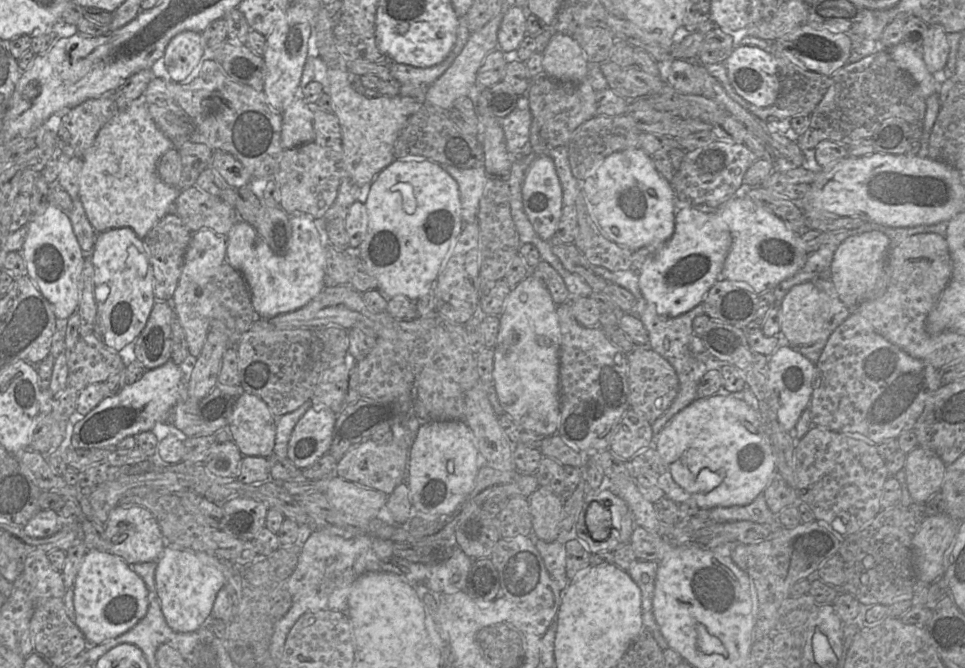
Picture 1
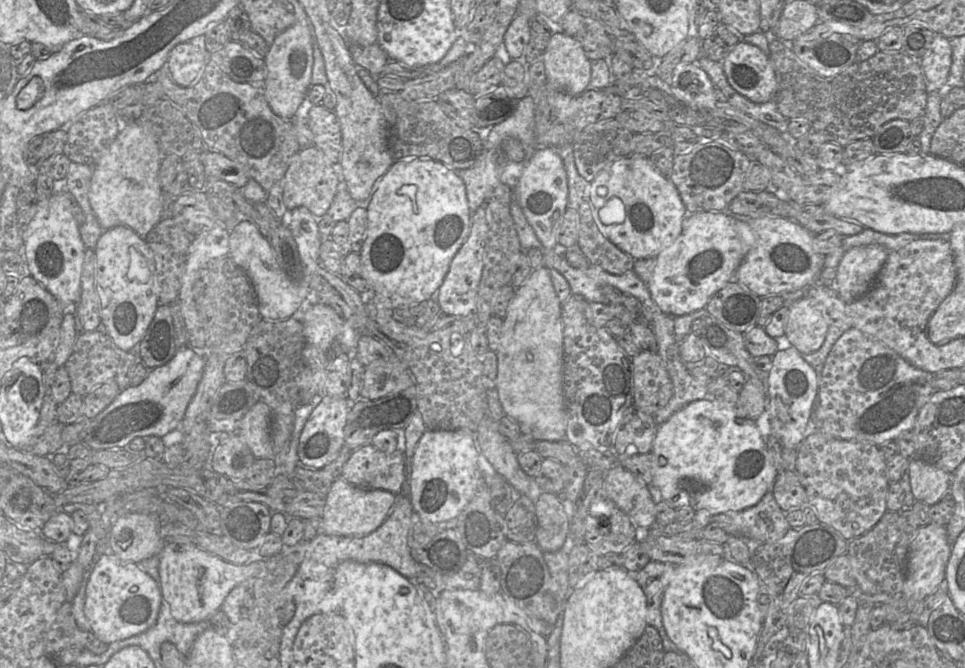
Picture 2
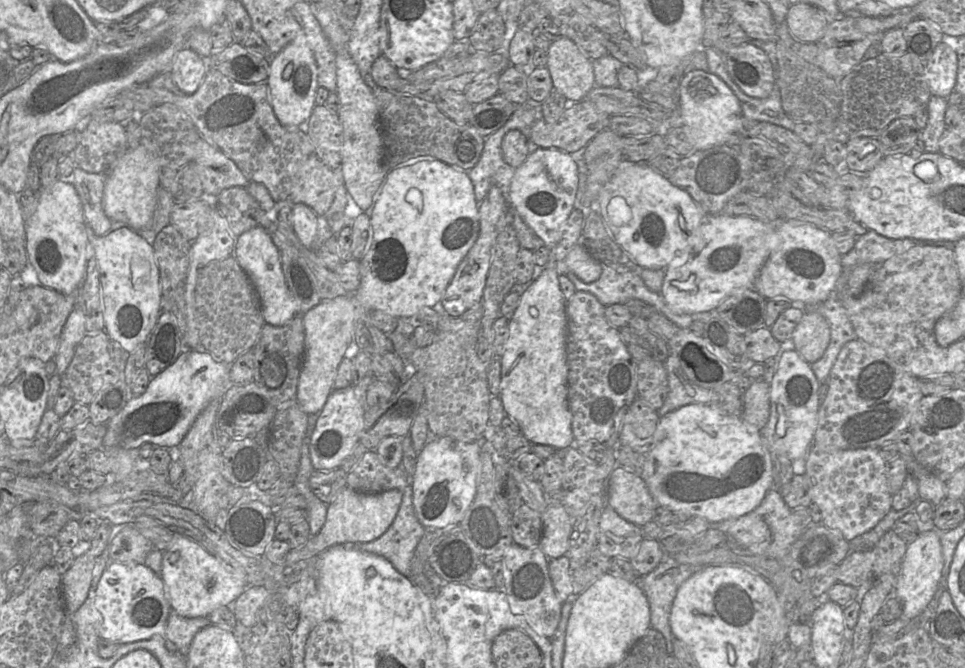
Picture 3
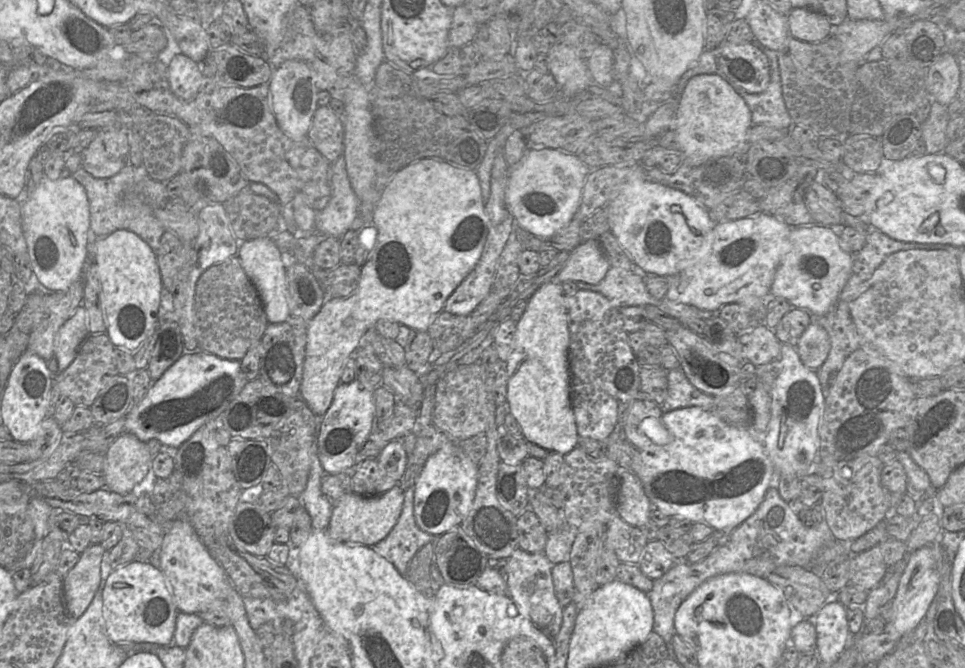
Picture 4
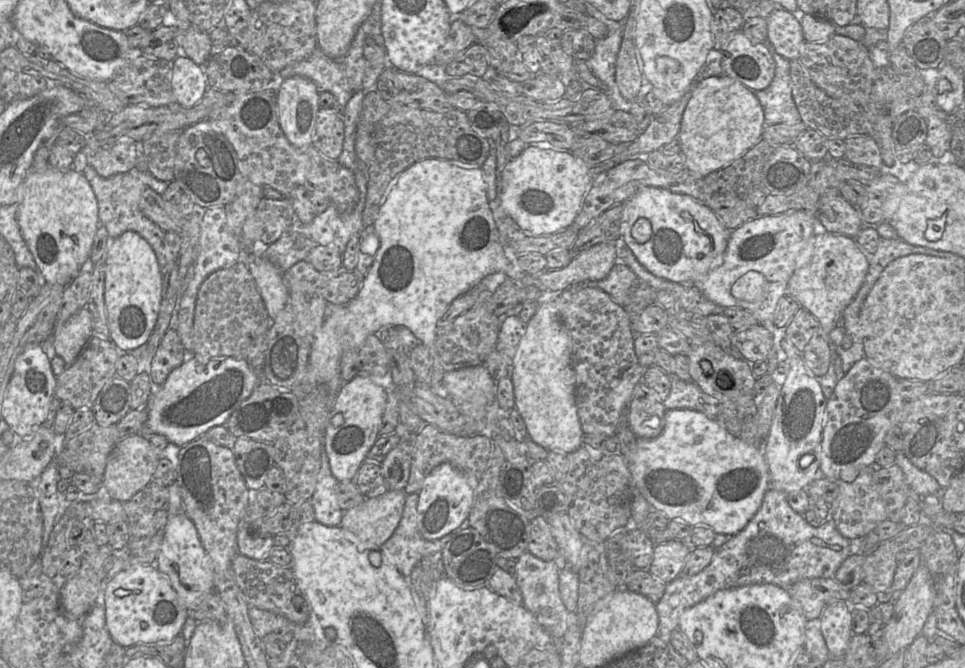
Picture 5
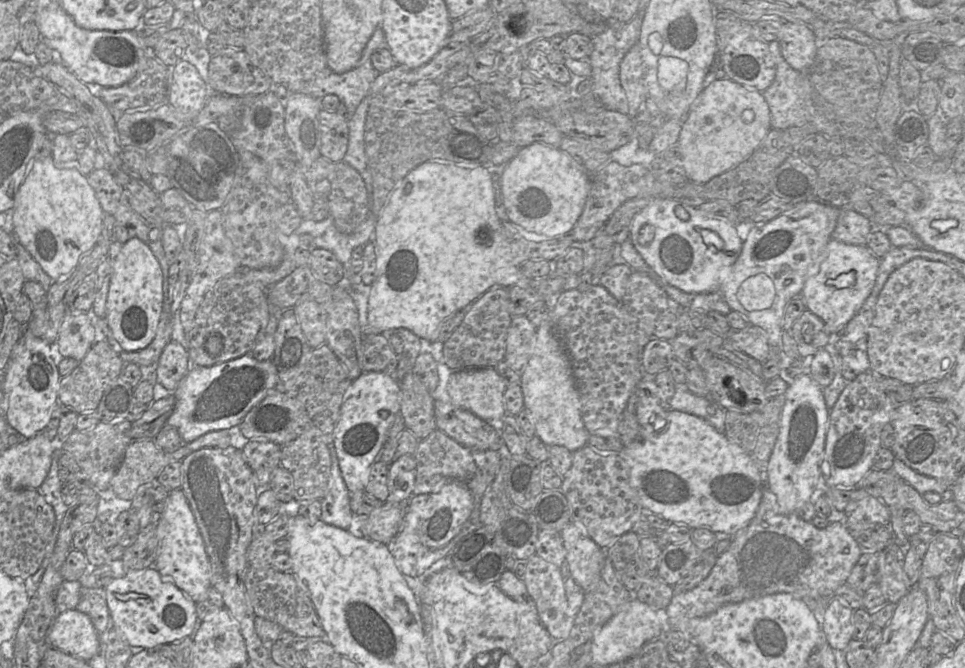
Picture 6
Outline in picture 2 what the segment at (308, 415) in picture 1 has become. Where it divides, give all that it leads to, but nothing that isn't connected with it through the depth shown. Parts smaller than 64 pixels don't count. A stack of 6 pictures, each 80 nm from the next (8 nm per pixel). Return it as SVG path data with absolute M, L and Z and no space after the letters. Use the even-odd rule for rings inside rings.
M321 396L301 432L298 444L300 464L308 468L323 469L331 463L344 446L344 427L352 401L347 397Z

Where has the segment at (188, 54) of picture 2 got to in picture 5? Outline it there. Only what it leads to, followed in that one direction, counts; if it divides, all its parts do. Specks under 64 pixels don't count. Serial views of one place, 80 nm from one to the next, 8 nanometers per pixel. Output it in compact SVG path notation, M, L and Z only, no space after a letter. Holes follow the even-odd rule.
M177 56L172 66L171 86L177 104L183 108L194 107L208 89L204 68L187 56Z

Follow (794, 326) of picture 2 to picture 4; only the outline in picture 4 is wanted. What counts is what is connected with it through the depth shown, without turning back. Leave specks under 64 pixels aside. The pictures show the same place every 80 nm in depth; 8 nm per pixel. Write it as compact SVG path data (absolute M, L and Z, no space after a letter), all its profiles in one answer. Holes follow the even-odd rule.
M815 320L812 321L802 333L795 349L803 364L816 371L829 354L830 340L827 331Z

